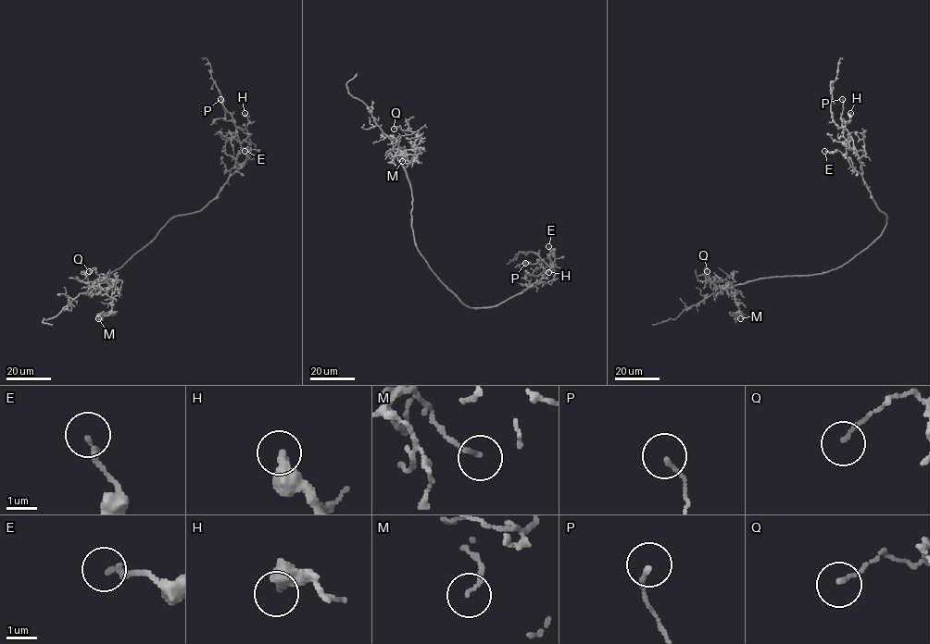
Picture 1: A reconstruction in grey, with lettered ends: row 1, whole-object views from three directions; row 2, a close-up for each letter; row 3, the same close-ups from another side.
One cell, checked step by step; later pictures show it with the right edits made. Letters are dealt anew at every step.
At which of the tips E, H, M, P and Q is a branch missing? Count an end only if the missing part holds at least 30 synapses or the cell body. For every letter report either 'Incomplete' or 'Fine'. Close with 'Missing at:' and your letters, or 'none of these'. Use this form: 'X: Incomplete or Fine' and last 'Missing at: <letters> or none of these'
E: Fine
H: Fine
M: Fine
P: Fine
Q: Fine
Missing at: none of these

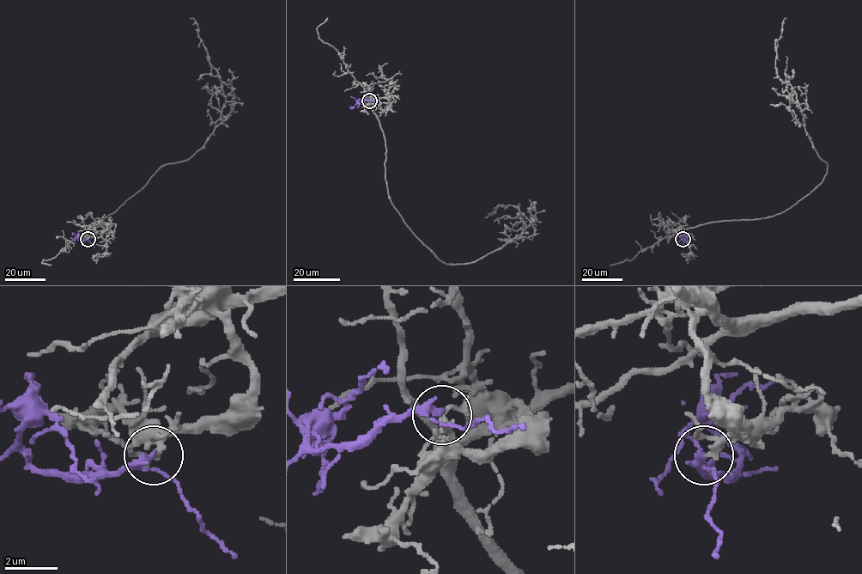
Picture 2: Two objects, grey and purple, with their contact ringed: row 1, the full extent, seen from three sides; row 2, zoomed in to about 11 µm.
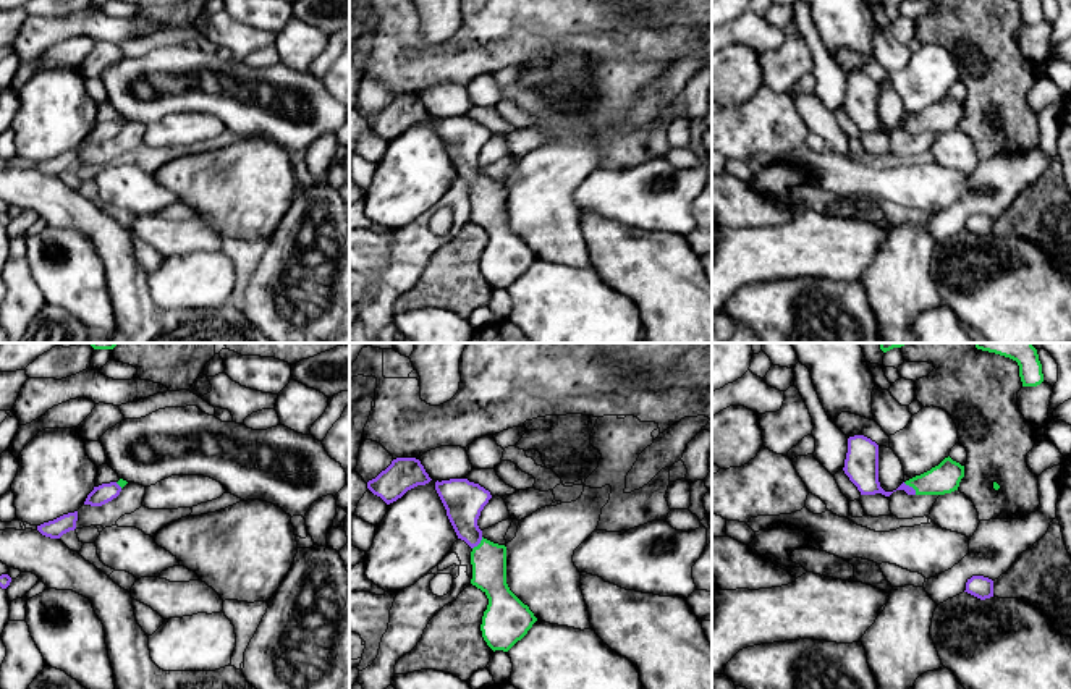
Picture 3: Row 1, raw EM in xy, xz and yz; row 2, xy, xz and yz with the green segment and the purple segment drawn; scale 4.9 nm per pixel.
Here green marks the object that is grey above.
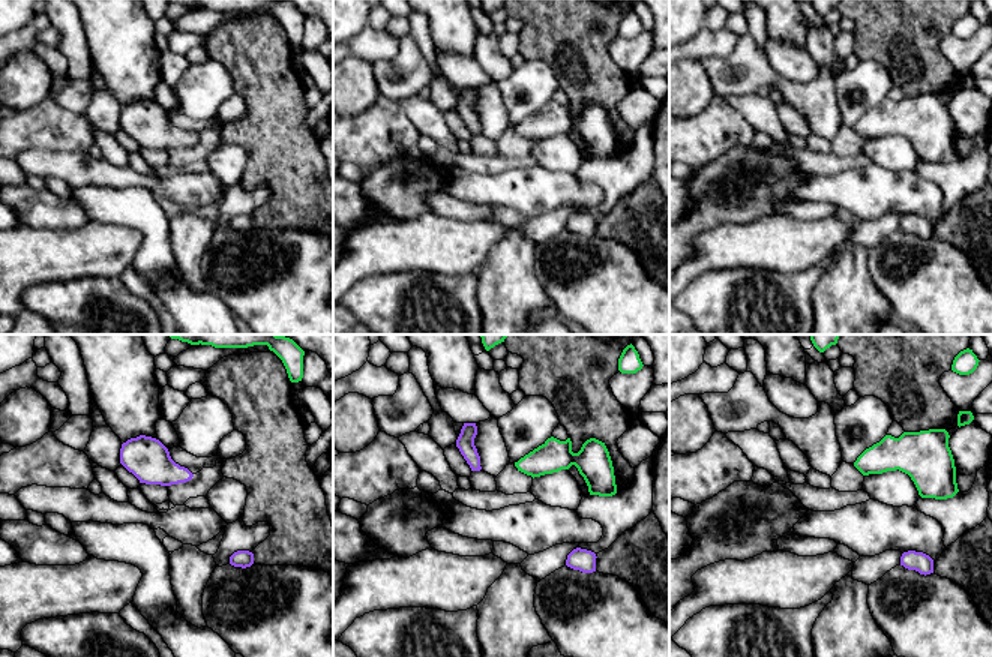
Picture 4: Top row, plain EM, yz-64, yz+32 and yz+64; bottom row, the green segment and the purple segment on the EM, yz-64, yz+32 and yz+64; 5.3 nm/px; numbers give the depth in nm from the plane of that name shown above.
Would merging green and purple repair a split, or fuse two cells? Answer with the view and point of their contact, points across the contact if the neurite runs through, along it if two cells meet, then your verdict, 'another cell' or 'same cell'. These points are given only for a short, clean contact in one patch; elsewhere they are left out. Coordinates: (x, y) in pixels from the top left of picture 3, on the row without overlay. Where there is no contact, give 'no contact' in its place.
meets green in yz at (911, 123); runs through yz (945, 115), (911, 123), (882, 130), (863, 110); same cell

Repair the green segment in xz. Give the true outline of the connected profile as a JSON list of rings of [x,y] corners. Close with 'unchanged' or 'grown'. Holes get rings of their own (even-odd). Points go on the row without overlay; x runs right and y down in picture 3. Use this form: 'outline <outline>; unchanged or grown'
outline [[[468,116],[437,118],[435,128],[458,176],[472,186],[471,222],[489,236],[480,262],[482,275],[493,290],[508,290],[537,256],[506,222],[506,184],[484,176],[477,163],[480,149],[492,133]]]; grown

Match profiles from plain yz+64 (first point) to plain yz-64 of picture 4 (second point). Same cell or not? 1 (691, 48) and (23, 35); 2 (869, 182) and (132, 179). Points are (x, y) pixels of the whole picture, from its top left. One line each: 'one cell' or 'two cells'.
1: one cell
2: one cell

